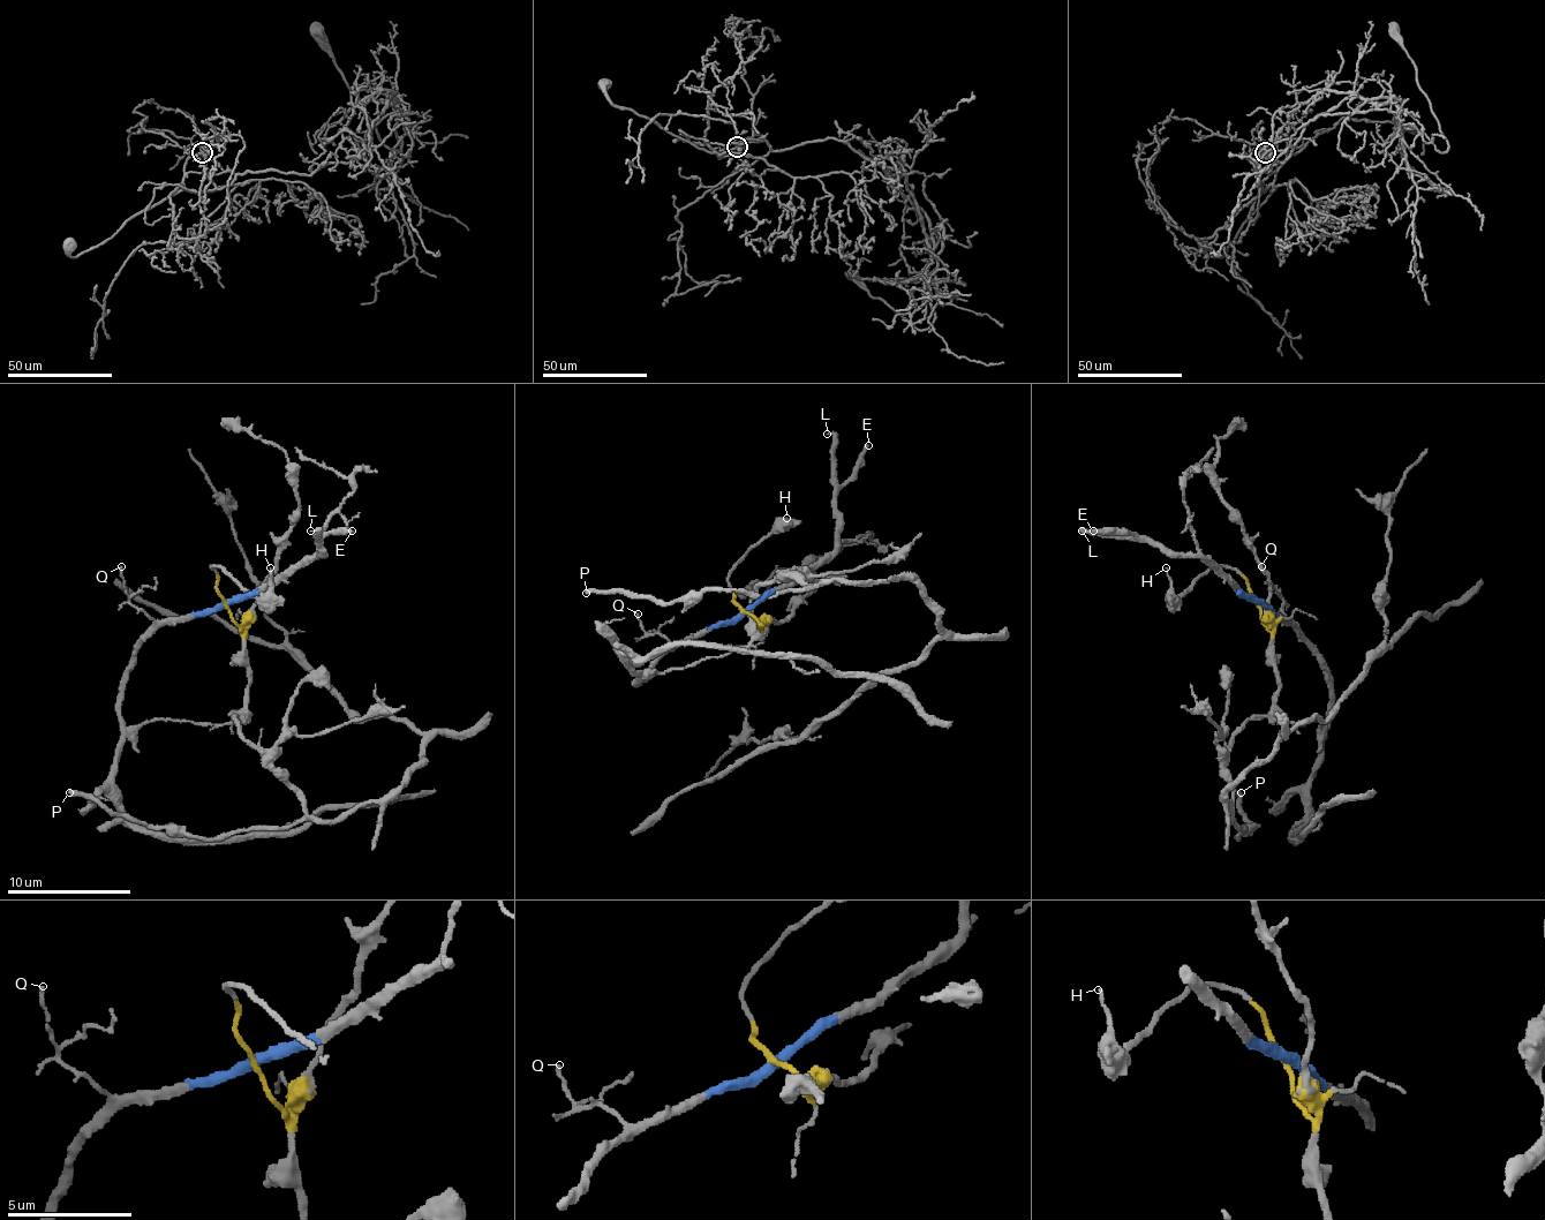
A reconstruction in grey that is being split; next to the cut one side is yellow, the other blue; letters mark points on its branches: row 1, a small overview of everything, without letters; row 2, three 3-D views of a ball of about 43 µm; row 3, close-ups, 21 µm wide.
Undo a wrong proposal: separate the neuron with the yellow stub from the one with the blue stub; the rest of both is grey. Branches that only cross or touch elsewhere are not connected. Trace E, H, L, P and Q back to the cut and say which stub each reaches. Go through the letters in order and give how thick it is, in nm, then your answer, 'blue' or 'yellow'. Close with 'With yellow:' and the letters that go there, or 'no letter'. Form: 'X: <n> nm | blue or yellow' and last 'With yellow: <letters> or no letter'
E: 260 nm | blue
H: 120 nm | yellow
L: 300 nm | blue
P: 320 nm | yellow
Q: 120 nm | blue
With yellow: H, P

